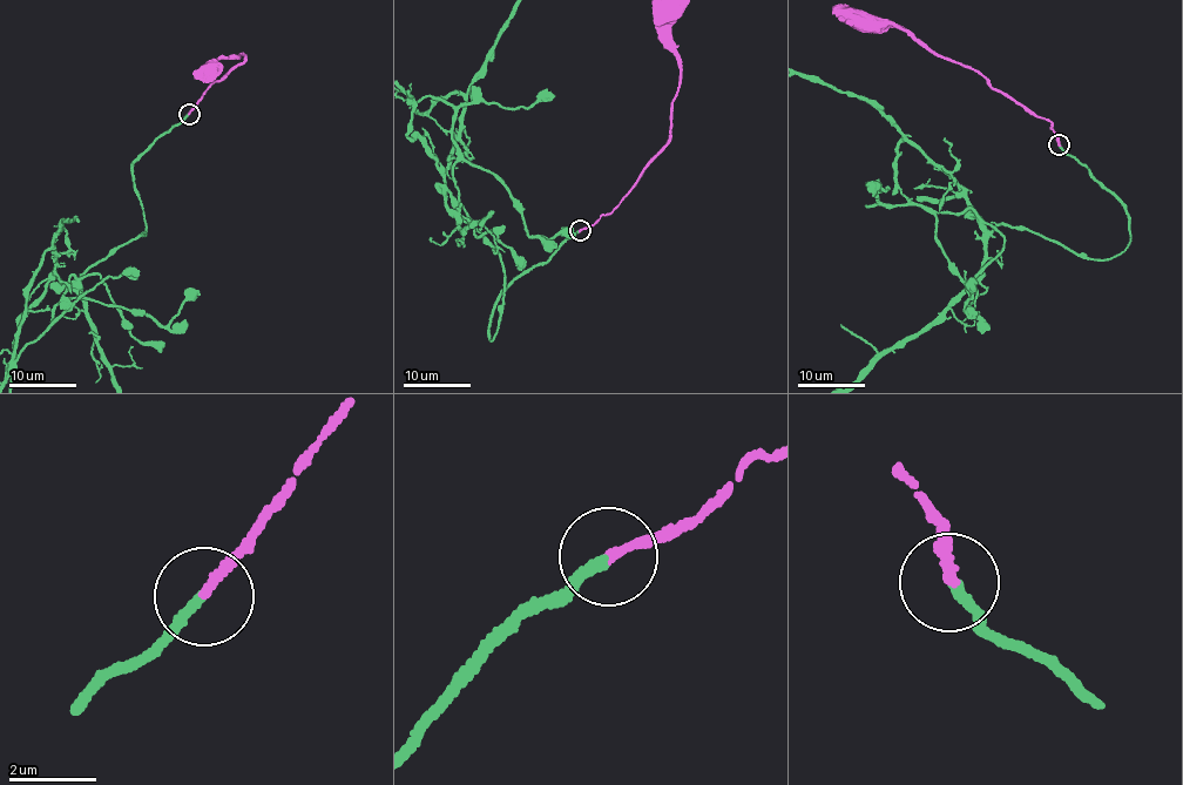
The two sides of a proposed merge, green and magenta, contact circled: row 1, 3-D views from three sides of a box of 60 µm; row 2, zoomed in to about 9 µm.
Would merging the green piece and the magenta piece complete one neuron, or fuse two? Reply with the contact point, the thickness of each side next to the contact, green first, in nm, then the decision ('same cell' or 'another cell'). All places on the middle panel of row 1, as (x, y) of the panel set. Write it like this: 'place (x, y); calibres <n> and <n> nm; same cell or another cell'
place (580, 230); calibres 200 and 220 nm; same cell

